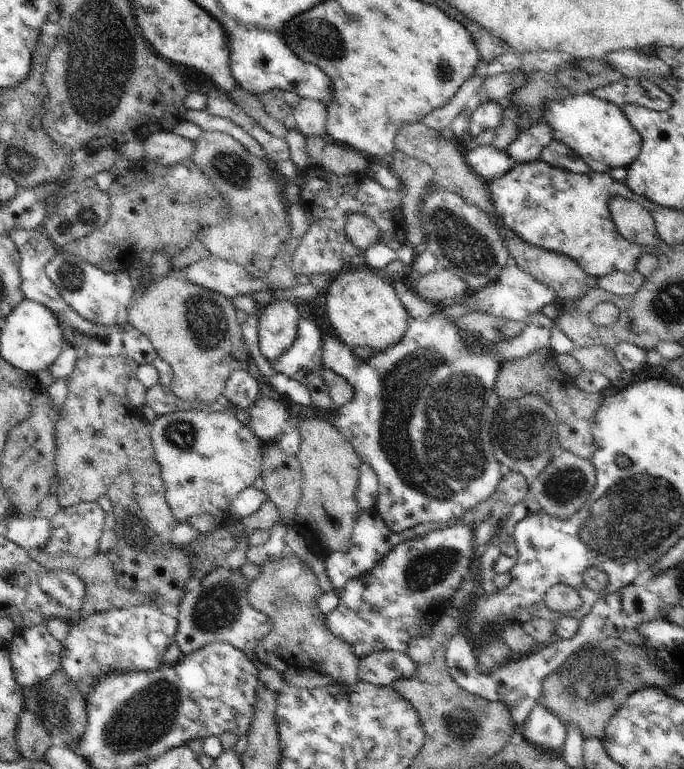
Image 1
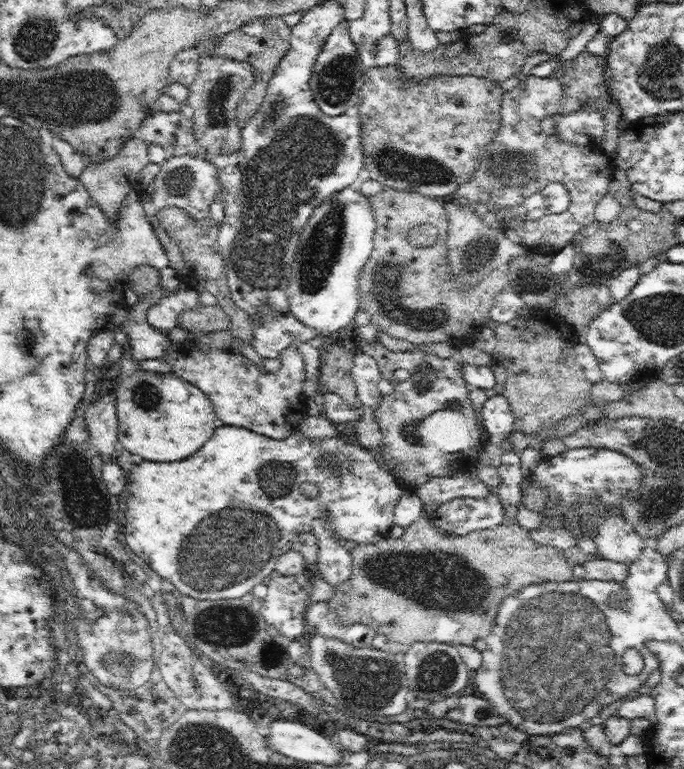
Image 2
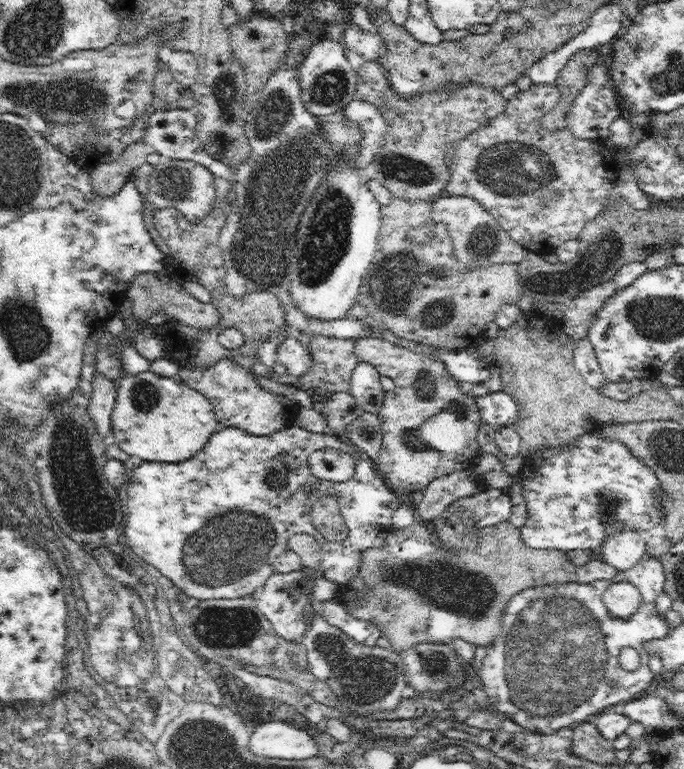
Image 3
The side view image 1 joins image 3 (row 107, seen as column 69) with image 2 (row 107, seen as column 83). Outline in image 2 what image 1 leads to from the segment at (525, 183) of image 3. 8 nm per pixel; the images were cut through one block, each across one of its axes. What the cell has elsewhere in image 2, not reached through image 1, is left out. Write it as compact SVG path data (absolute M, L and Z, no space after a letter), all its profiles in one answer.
M531 73L510 92L504 92L501 121L493 141L485 146L485 154L481 156L479 167L471 179L460 183L453 192L457 199L485 202L487 206L506 210L520 206L525 198L540 192L547 184L561 182L570 194L569 207L564 212L520 221L518 227L507 232L517 244L531 252L548 252L551 257L595 220L596 205L608 194L615 169L613 157L600 143L578 145L564 141L558 135L546 135L542 130L542 120L559 111L562 95L562 85L555 76L538 78Z

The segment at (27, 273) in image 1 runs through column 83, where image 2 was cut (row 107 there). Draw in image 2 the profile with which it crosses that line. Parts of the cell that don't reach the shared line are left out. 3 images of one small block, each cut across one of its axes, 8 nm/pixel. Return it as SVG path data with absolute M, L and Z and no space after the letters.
M348 20L342 21L328 36L318 53L311 70L309 85L313 99L324 114L335 117L355 109L359 102L360 89L365 81L365 69L358 67L360 60L357 46L348 33Z

